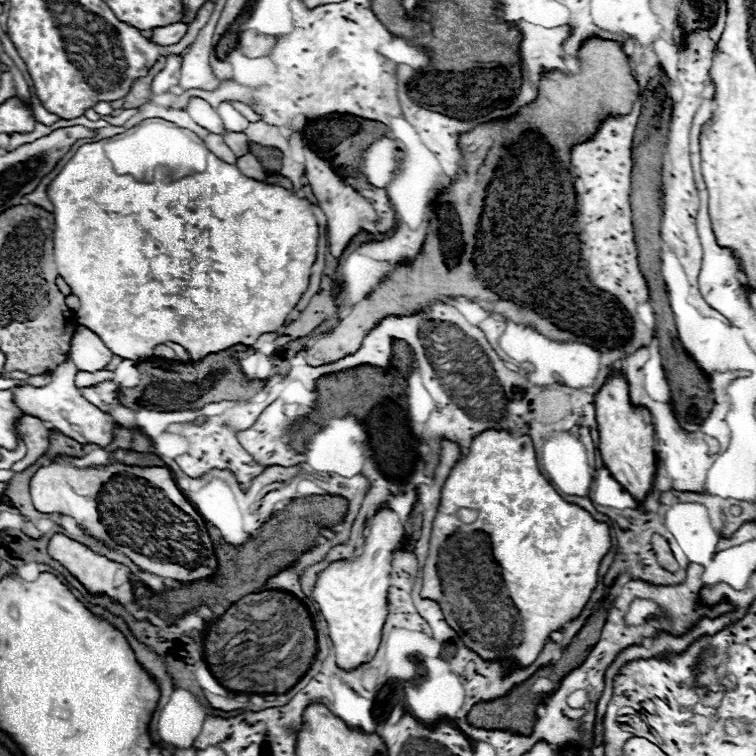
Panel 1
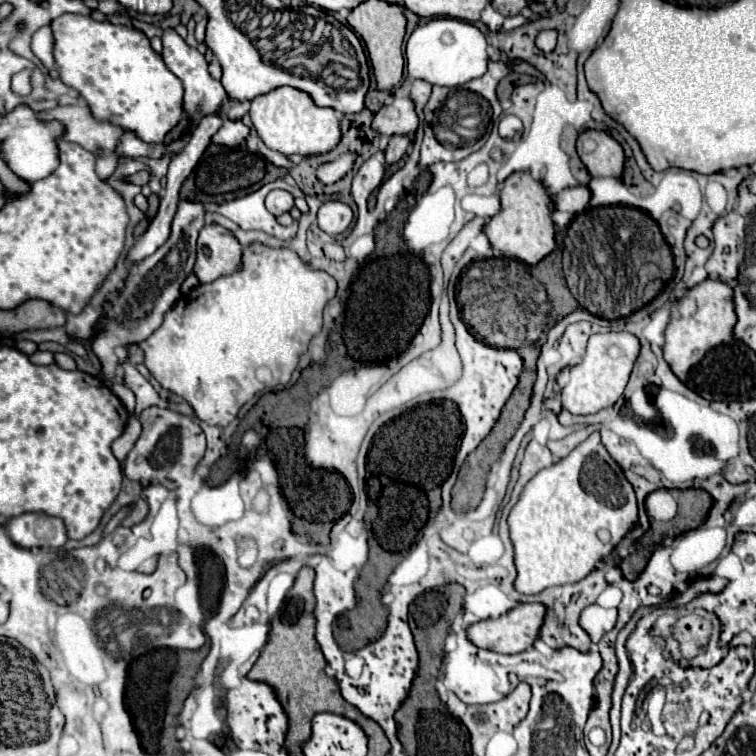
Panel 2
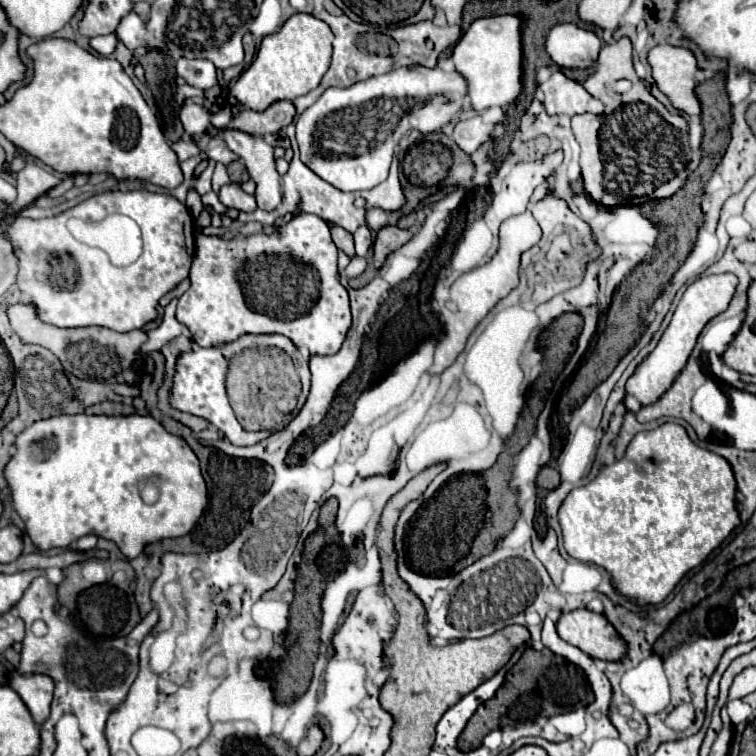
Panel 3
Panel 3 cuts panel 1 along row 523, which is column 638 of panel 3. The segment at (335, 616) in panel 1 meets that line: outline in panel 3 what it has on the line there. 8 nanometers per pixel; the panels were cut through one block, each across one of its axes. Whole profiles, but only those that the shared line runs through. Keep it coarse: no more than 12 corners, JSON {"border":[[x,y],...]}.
{"border":[[734,274],[694,280],[670,326],[626,382],[656,404],[682,372],[702,328],[736,292]]}

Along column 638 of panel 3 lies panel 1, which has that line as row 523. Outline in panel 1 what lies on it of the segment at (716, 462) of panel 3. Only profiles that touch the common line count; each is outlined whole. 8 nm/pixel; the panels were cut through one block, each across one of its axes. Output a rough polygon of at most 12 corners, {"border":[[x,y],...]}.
{"border":[[530,436],[442,486],[422,596],[528,666],[598,584],[610,528]]}

